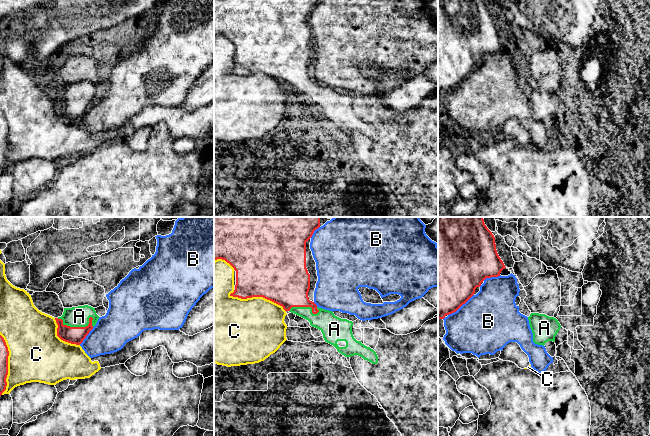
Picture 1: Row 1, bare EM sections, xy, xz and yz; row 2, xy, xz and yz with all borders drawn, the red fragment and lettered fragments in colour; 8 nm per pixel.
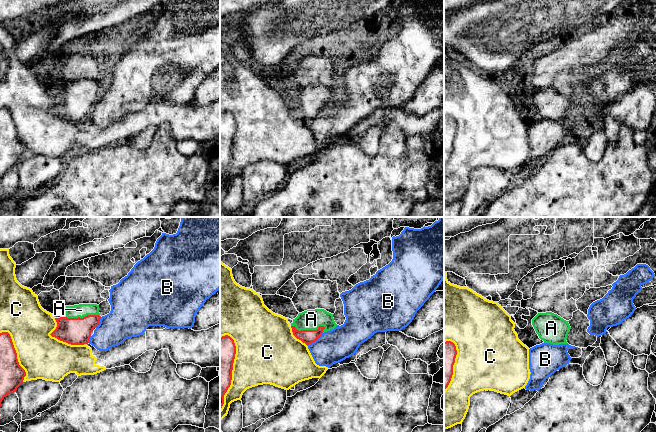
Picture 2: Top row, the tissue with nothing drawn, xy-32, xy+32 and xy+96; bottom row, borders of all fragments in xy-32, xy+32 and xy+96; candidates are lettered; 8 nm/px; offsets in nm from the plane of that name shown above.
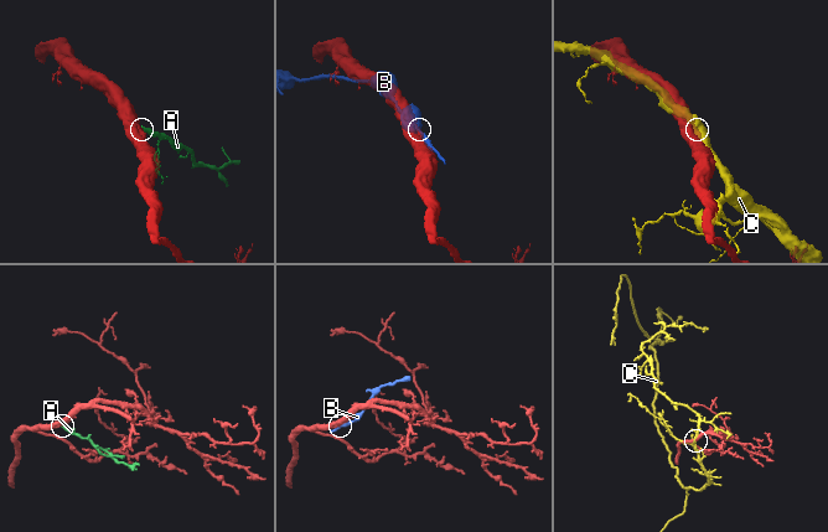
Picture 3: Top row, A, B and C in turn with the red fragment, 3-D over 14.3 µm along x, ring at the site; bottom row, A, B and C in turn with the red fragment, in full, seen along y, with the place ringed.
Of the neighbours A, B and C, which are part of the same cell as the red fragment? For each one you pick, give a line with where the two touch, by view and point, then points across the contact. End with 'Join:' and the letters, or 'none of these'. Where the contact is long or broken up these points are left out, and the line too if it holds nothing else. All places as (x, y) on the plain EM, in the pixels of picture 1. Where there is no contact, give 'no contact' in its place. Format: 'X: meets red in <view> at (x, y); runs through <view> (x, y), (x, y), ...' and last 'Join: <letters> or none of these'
A: meets red in xy at (80, 103); runs through xy (75, 111), (75, 108), (80, 103), (79, 92)
Join: A

